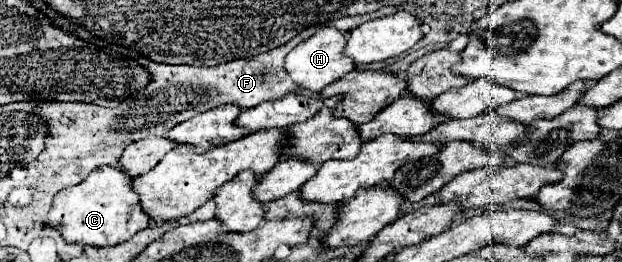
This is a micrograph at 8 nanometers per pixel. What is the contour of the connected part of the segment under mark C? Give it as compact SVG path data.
M100 166L76 186L64 188L54 196L46 224L56 228L70 244L84 246L114 246L130 240L136 232L148 228L150 218L142 212L140 200L132 190L132 180L122 170Z

